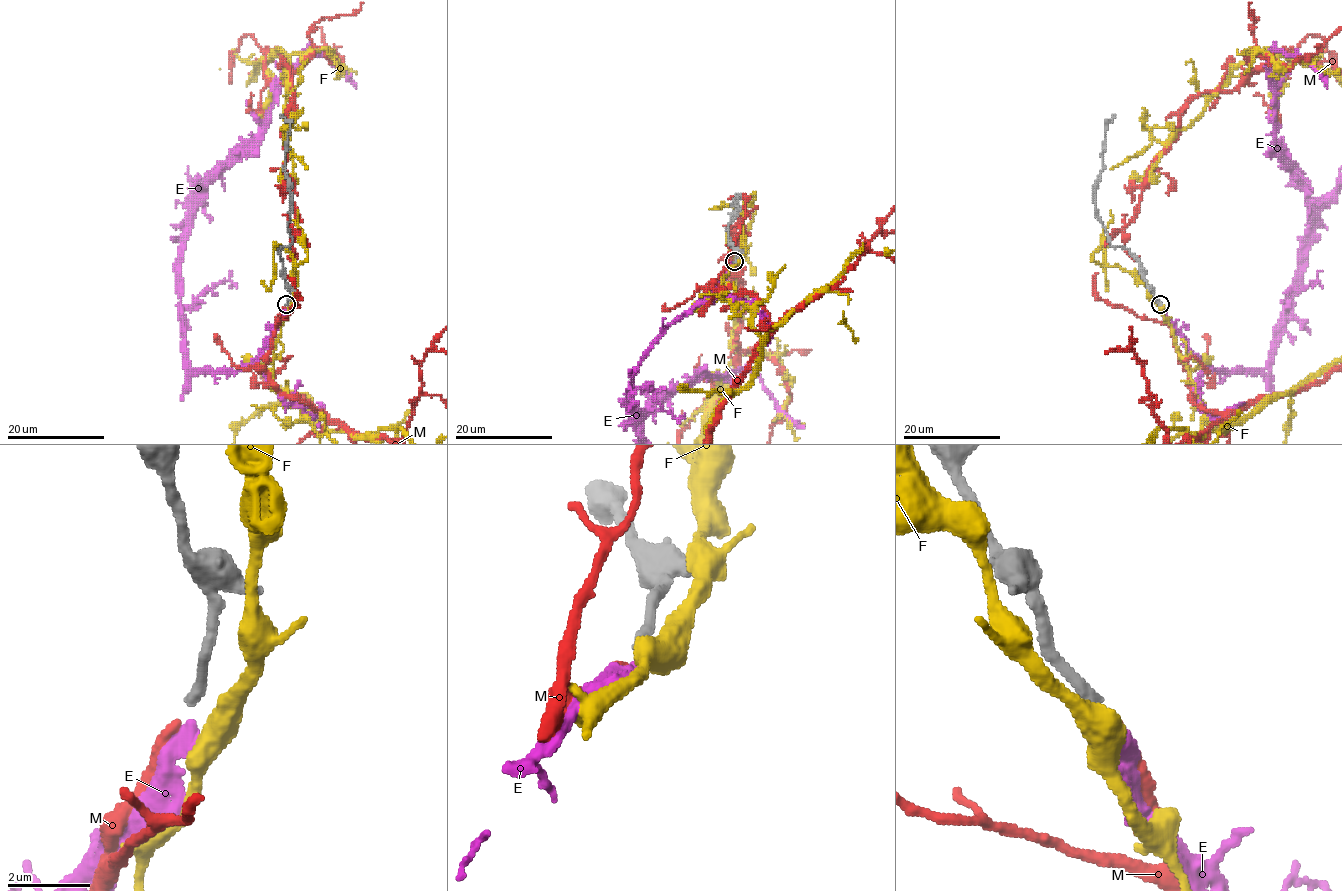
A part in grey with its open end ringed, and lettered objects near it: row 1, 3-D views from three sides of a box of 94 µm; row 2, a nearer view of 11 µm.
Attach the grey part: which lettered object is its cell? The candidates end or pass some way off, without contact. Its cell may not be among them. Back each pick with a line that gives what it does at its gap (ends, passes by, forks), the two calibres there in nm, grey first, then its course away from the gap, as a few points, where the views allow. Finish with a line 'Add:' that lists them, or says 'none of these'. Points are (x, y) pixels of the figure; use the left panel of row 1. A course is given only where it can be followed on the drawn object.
M: it ends; calibres 300 and 280 nm
Add: M

